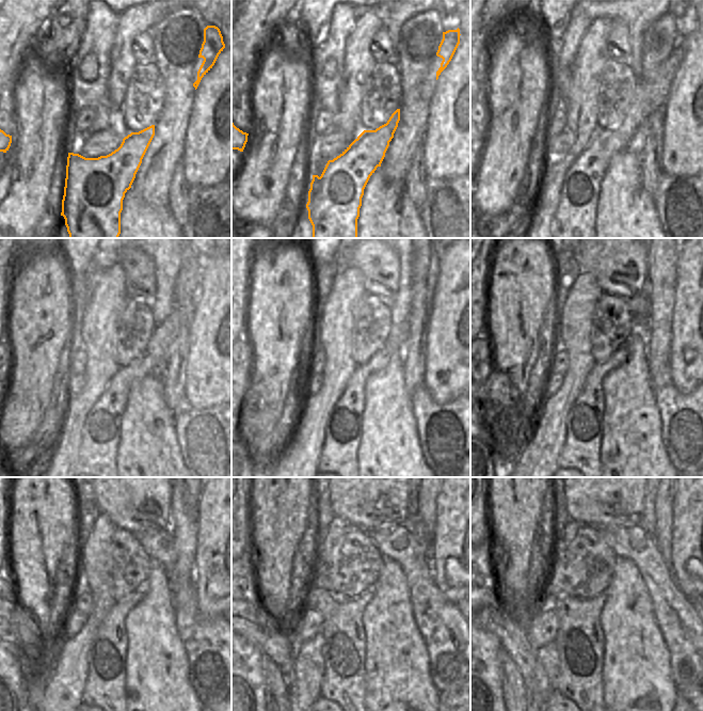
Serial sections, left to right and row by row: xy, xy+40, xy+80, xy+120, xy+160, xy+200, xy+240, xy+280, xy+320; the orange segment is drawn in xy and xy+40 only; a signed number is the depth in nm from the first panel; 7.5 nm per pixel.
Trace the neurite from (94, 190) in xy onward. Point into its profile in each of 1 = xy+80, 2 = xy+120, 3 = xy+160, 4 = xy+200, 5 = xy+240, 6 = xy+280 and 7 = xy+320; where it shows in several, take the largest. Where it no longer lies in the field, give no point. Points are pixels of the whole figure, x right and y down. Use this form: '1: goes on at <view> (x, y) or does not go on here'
1: goes on at xy+80 (576, 215)
2: goes on at xy+120 (101, 431)
3: goes on at xy+160 (344, 423)
4: goes on at xy+200 (581, 451)
5: goes on at xy+240 (105, 688)
6: goes on at xy+280 (344, 651)
7: goes on at xy+320 (580, 643)

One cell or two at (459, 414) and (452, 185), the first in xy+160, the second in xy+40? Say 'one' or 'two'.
one

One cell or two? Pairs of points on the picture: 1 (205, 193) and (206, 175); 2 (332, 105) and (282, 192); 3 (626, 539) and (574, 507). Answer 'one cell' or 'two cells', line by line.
1: two cells
2: two cells
3: two cells

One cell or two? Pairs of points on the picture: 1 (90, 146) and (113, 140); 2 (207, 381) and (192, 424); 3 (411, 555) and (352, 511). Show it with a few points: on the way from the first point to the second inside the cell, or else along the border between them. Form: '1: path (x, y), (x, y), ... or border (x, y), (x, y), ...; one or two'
1: path (95, 145), (108, 141); one
2: border (185, 396), (196, 409), (210, 408), (220, 403); two
3: border (399, 524), (364, 530); two

